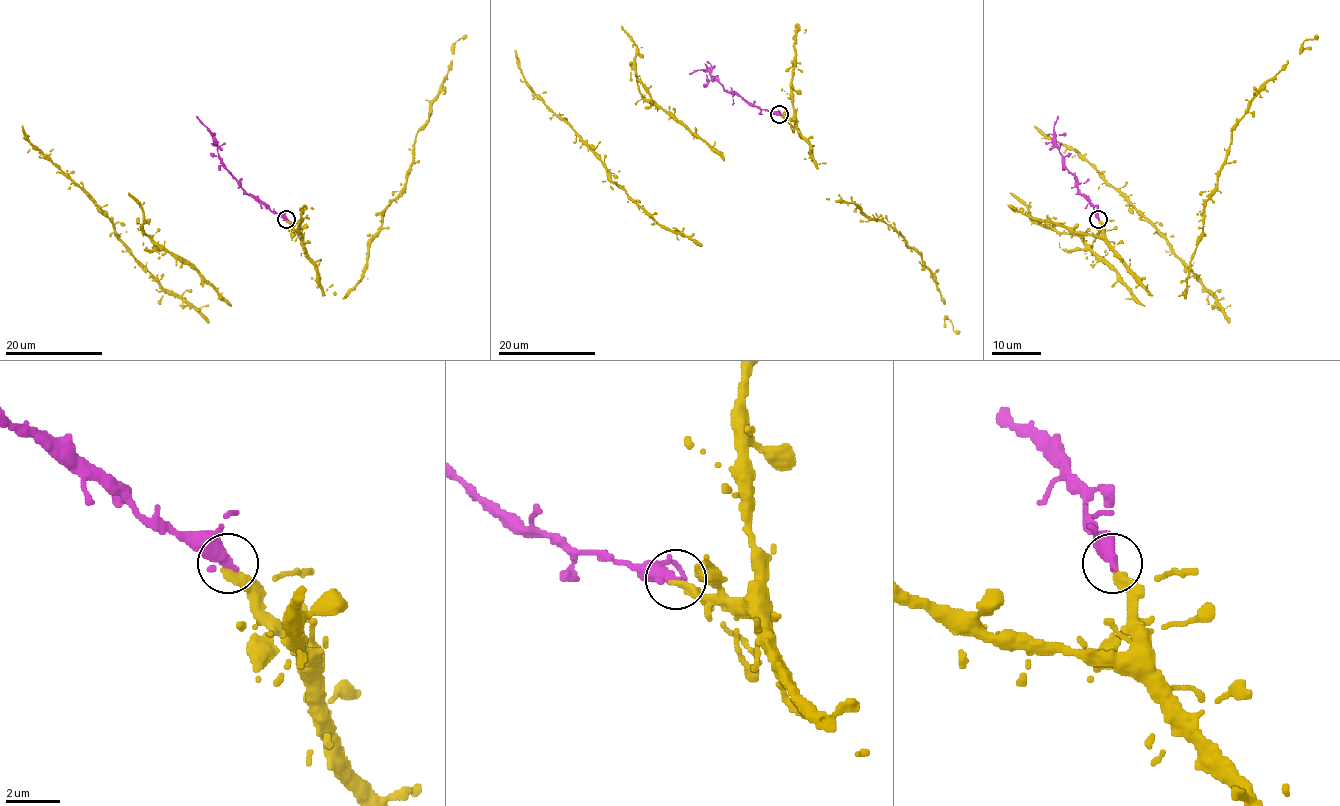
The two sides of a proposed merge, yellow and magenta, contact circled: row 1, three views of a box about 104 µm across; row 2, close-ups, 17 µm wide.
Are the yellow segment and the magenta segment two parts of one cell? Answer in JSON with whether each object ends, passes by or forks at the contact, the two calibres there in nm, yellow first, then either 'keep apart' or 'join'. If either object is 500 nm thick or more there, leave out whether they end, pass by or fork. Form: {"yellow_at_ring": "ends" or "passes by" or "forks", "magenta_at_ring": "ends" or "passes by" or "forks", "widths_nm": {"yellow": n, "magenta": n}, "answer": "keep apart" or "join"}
{"yellow_at_ring": "ends", "magenta_at_ring": "ends", "widths_nm": {"yellow": 320, "magenta": 460}, "answer": "join"}

